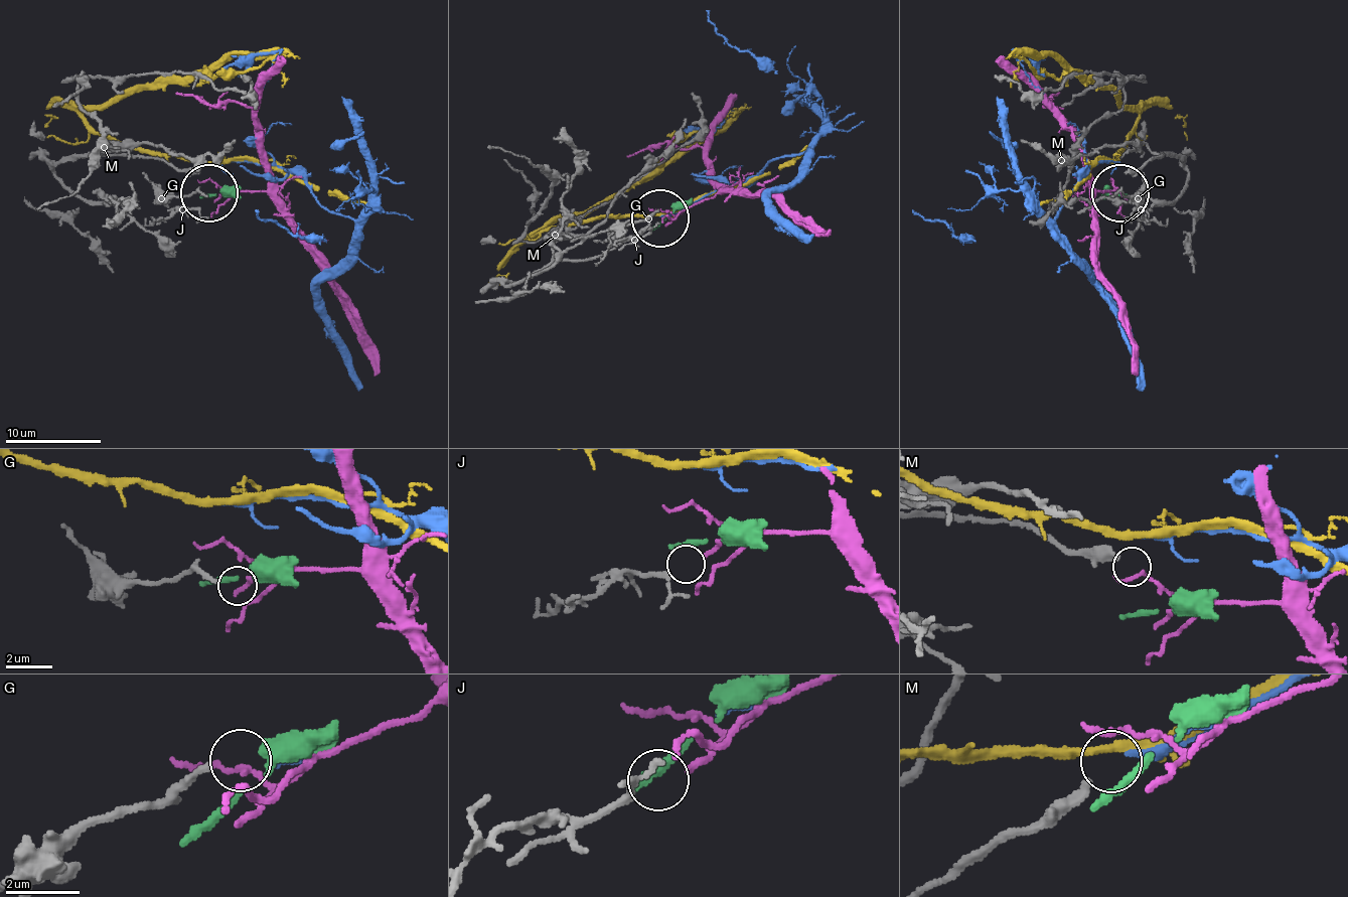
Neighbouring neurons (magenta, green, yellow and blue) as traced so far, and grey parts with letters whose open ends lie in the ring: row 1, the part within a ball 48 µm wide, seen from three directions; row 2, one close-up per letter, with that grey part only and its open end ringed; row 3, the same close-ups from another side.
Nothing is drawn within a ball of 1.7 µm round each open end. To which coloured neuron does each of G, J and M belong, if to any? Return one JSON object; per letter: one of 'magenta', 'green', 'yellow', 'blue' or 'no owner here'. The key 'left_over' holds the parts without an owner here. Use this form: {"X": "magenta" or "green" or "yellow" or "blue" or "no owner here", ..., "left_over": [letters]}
{"G": "no owner here", "J": "magenta", "M": "no owner here", "left_over": ["G", "M"]}

